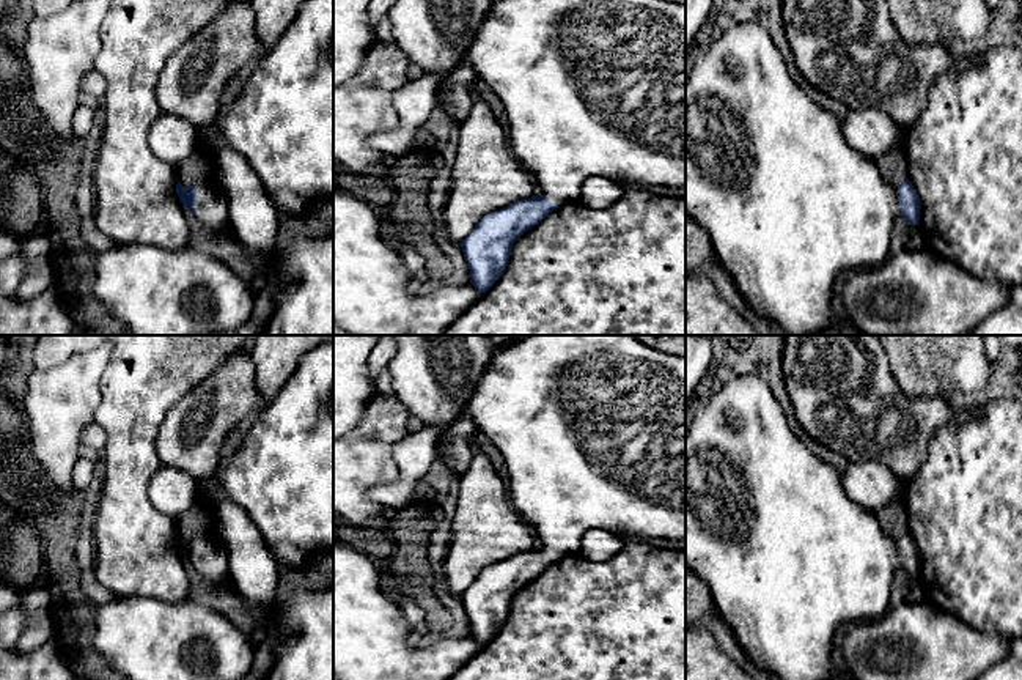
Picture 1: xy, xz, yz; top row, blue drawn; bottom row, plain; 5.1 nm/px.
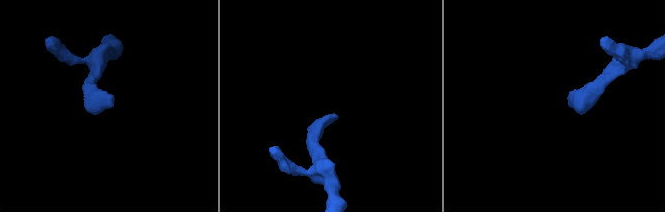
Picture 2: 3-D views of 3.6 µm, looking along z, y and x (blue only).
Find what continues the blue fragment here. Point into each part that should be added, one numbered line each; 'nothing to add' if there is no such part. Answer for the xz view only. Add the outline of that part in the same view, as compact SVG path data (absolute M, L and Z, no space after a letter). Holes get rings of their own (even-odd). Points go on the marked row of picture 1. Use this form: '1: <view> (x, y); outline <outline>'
1: xz (591, 88); outline M492 0L462 61L472 65L476 79L502 99L511 151L552 203L561 206L577 200L582 184L593 176L612 179L623 187L686 186L686 5L670 0Z

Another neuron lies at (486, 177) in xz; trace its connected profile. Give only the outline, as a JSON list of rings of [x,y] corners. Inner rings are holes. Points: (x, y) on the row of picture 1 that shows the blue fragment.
[[[475,79],[469,116],[459,123],[458,154],[445,206],[450,238],[462,242],[487,214],[533,197],[535,178],[511,151],[508,132],[478,94]]]

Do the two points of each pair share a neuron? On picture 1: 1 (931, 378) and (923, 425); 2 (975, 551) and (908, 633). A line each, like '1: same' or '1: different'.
1: different
2: different

